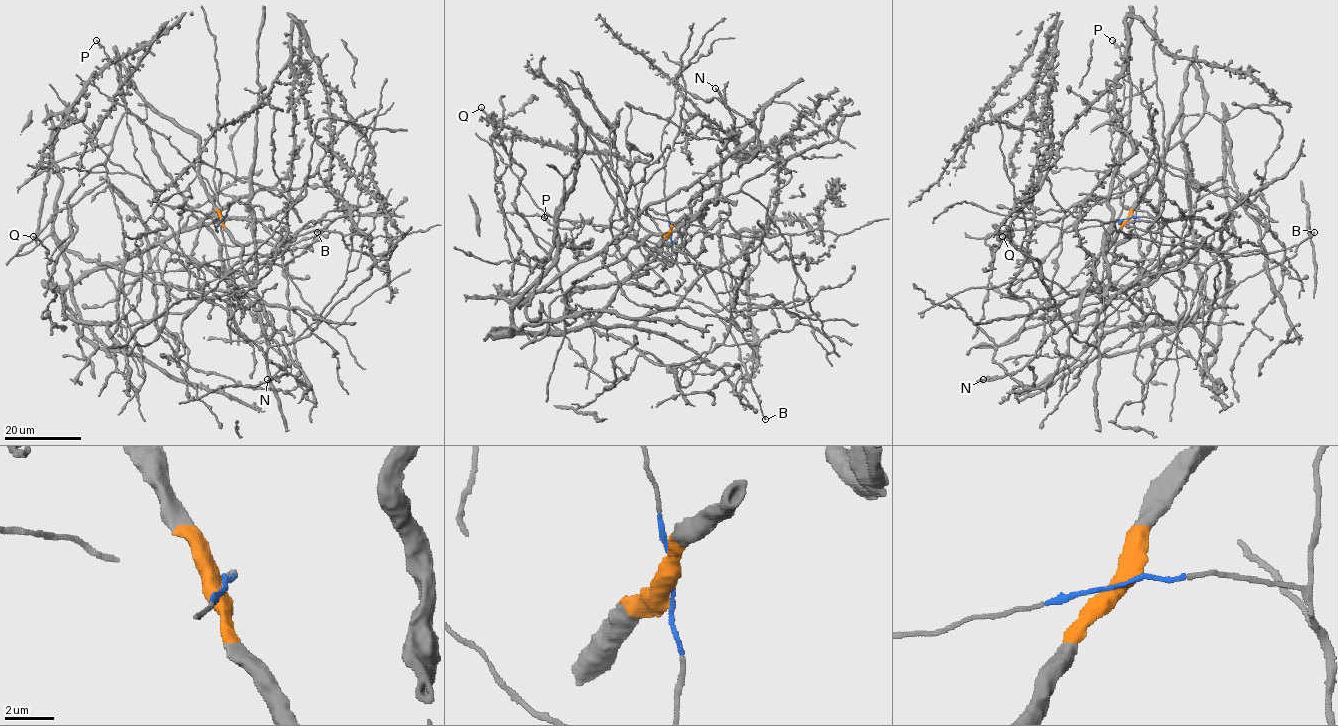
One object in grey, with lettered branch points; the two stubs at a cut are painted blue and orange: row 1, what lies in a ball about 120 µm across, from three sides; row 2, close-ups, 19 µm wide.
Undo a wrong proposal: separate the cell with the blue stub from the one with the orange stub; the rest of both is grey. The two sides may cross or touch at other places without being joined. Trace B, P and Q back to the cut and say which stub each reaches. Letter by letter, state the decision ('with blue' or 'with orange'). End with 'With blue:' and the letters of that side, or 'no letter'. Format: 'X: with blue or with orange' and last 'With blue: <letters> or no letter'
B: with blue
P: with blue
Q: with orange
With blue: B, P

